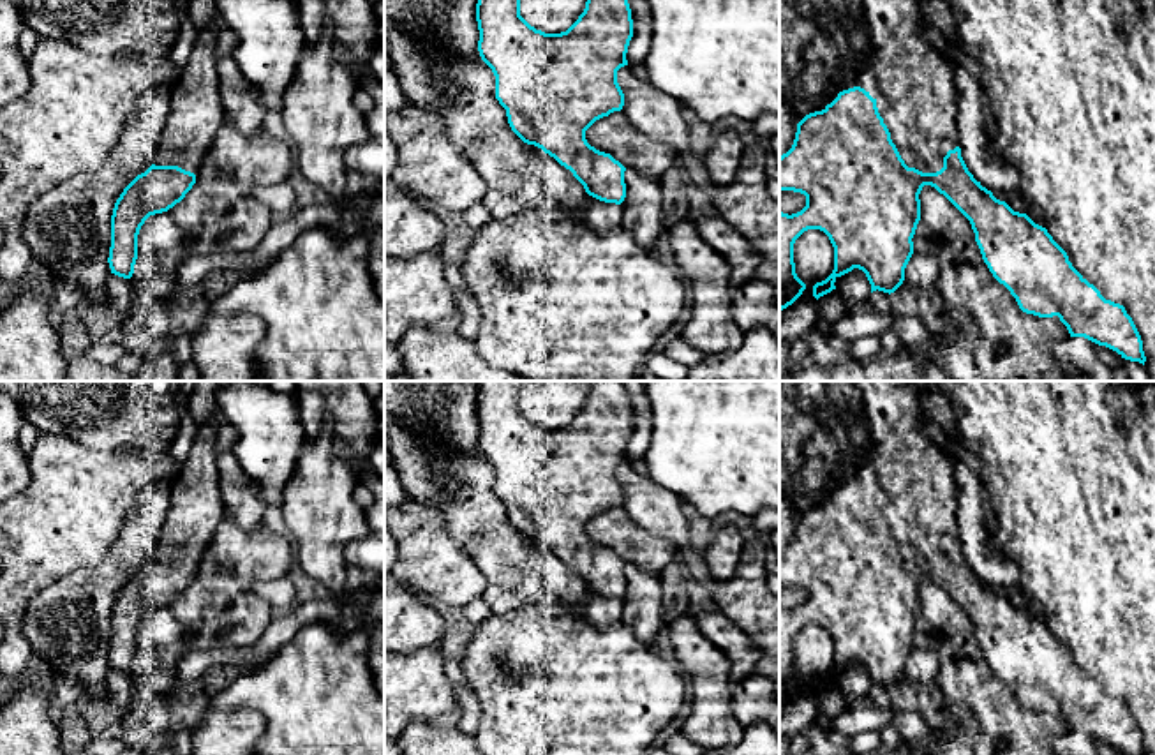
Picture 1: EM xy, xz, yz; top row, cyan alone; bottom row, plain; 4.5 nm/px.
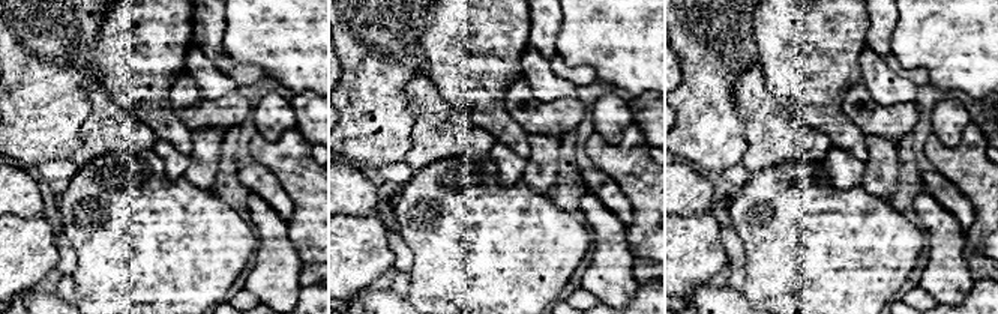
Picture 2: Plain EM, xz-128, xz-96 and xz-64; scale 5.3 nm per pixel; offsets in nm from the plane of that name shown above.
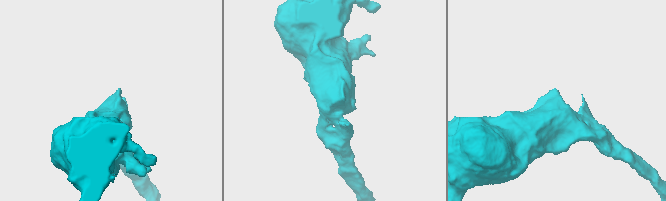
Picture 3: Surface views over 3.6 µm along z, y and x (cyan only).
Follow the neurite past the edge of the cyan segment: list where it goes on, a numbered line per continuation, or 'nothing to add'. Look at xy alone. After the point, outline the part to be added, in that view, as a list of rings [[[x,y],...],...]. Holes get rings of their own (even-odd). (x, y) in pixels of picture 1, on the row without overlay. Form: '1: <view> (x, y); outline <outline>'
1: xy (196, 507); outline [[[212,422],[199,427],[171,485],[169,512],[153,554],[155,561],[178,561],[196,573],[224,515],[213,437]]]

